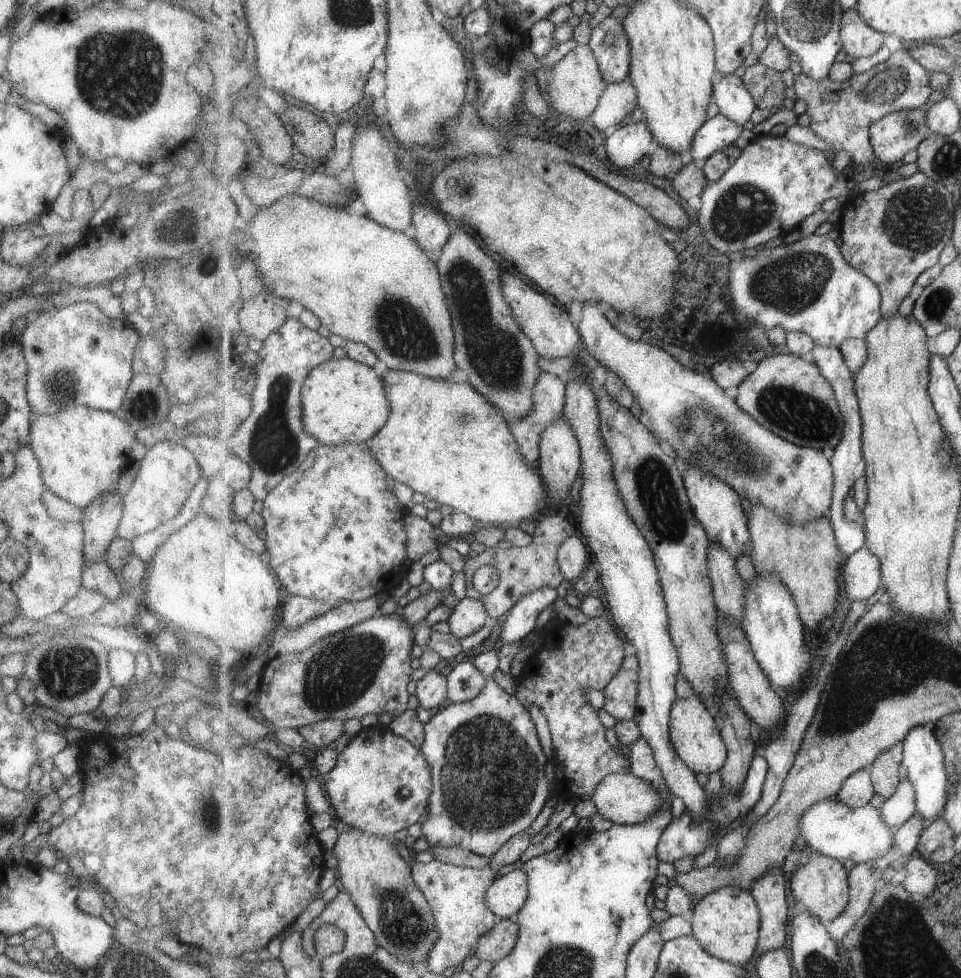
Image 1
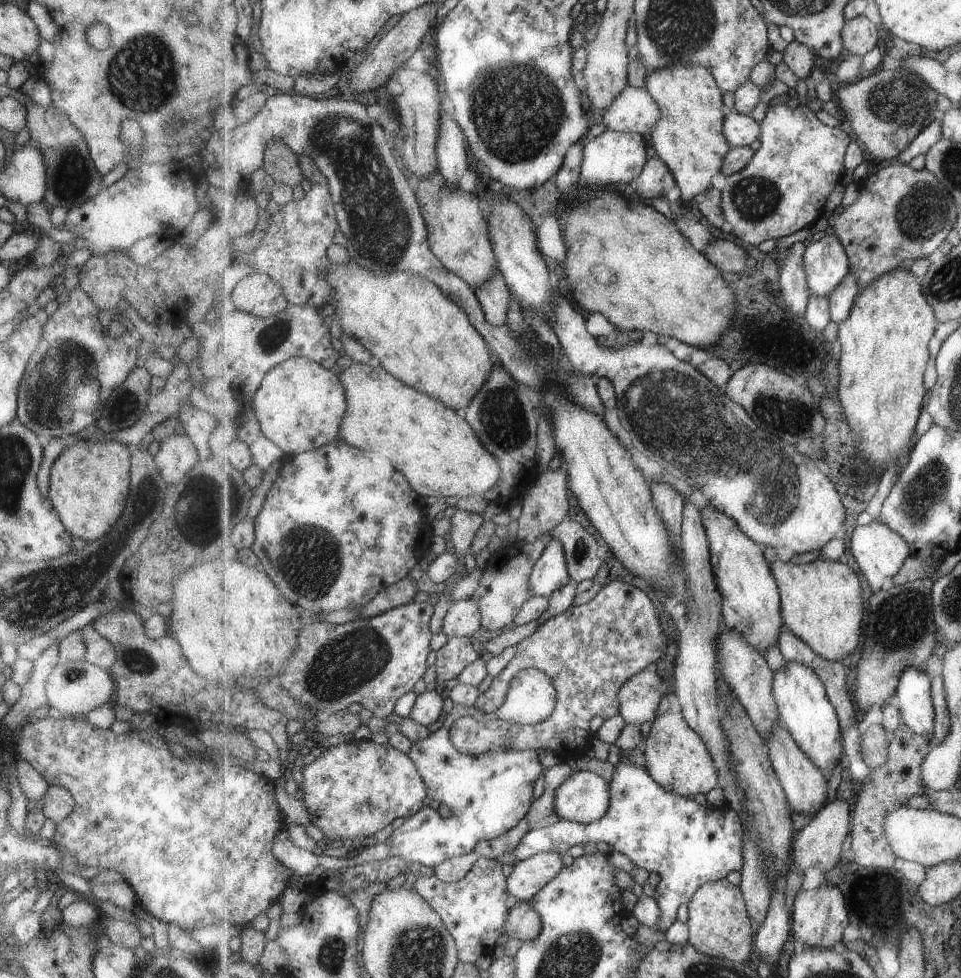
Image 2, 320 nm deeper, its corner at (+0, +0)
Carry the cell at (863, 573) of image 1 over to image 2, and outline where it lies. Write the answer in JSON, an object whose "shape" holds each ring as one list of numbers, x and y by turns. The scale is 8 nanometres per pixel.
{"shape":[[872,520,868,525,859,525,855,528,850,542,850,552,871,588,881,588,887,586,888,581,901,570,902,564,909,558,910,548,902,536,891,530,890,526]]}

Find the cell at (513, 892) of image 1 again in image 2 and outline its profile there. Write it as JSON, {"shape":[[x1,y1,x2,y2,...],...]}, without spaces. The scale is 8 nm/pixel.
{"shape":[[539,853,513,865,508,891,514,901,529,901,566,868,561,853]]}

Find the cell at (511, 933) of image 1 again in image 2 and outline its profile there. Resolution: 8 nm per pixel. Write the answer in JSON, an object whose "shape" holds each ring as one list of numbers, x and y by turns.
{"shape":[[514,901,507,921,508,938,530,941,538,938,543,930,541,915,529,901]]}

